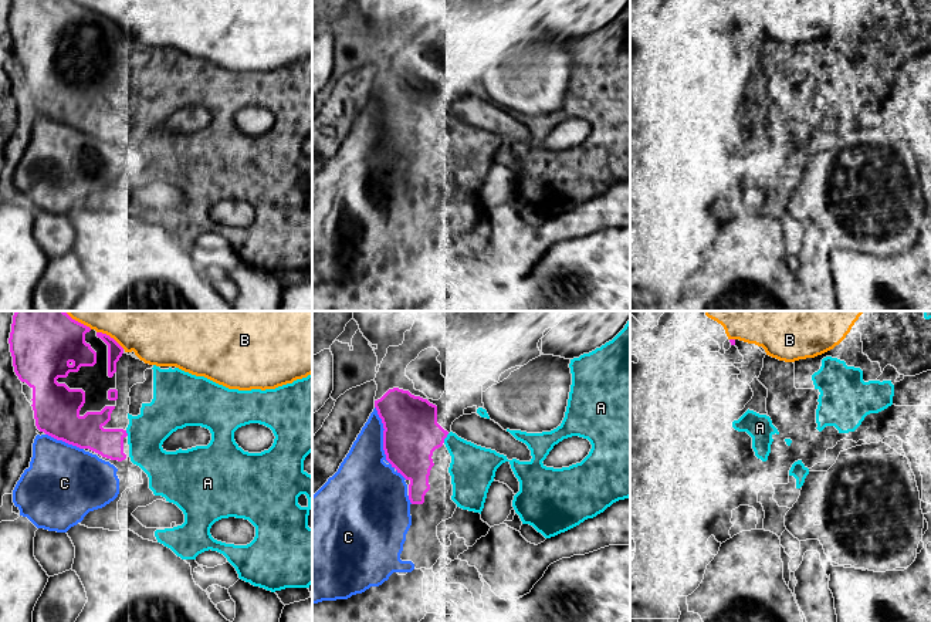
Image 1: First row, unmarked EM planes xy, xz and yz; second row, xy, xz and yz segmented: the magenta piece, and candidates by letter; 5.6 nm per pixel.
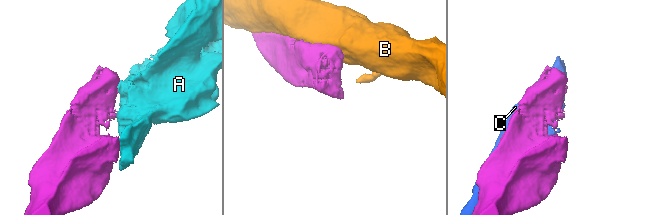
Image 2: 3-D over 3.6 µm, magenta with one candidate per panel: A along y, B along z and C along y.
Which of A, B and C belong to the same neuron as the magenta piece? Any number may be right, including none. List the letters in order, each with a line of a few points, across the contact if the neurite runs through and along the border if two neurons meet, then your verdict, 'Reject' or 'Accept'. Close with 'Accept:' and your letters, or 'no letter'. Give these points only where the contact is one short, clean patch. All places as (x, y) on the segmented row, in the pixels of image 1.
A: Accept
B: Reject
C: Reject
Accept: A

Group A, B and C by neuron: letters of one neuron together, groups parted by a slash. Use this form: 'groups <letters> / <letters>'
groups A / B / C

